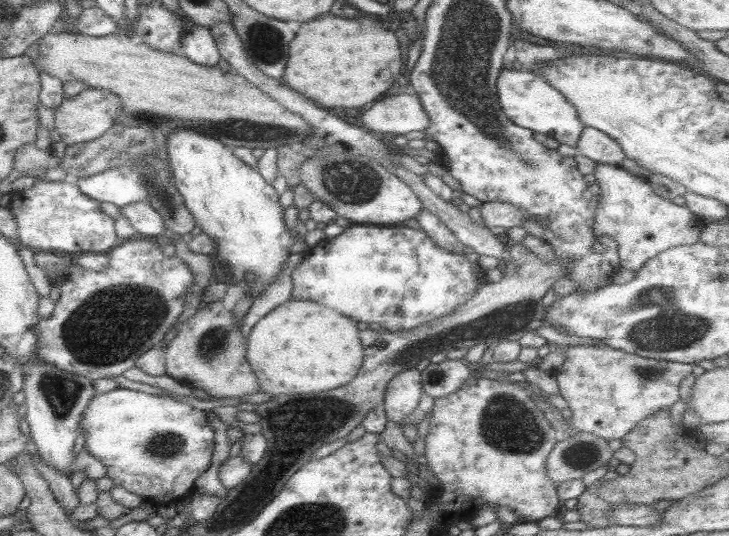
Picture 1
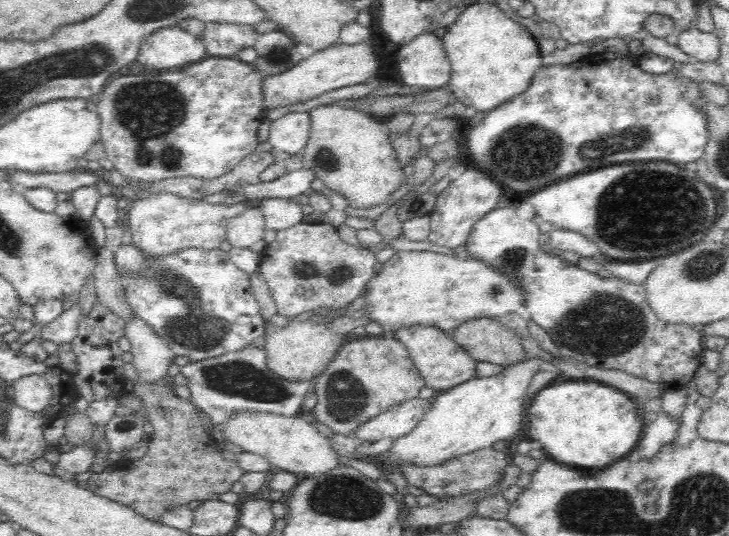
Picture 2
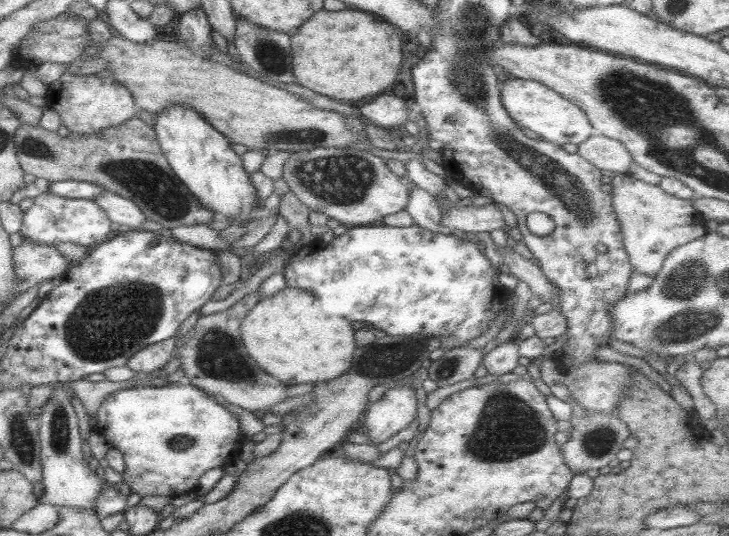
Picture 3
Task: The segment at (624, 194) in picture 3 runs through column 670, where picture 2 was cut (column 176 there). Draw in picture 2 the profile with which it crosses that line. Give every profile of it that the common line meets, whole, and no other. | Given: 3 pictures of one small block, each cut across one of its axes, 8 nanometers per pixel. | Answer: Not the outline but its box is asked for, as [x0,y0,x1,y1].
[125,194,246,256]

